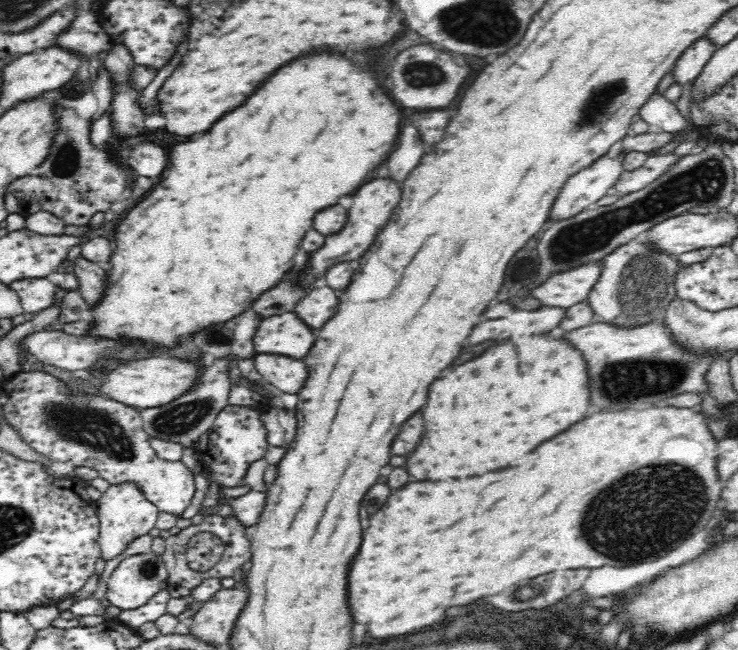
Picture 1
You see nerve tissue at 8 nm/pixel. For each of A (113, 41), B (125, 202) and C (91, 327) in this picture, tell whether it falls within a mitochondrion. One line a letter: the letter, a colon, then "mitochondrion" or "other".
A: other
B: other
C: other

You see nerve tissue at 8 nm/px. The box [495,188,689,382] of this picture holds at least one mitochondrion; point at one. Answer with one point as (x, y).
(641, 284)

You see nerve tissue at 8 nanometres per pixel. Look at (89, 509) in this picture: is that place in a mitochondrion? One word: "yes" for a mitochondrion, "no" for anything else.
no

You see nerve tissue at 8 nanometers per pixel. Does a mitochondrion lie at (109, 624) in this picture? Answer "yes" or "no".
no

